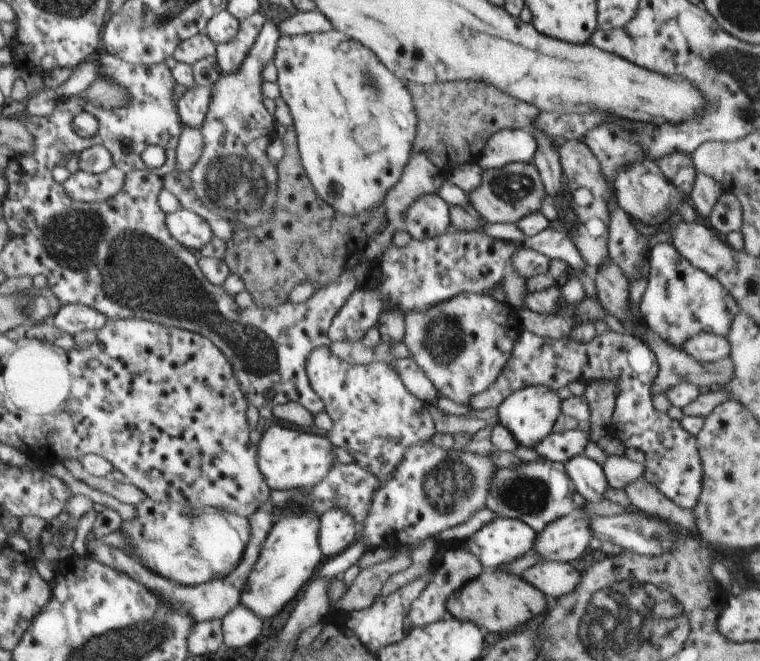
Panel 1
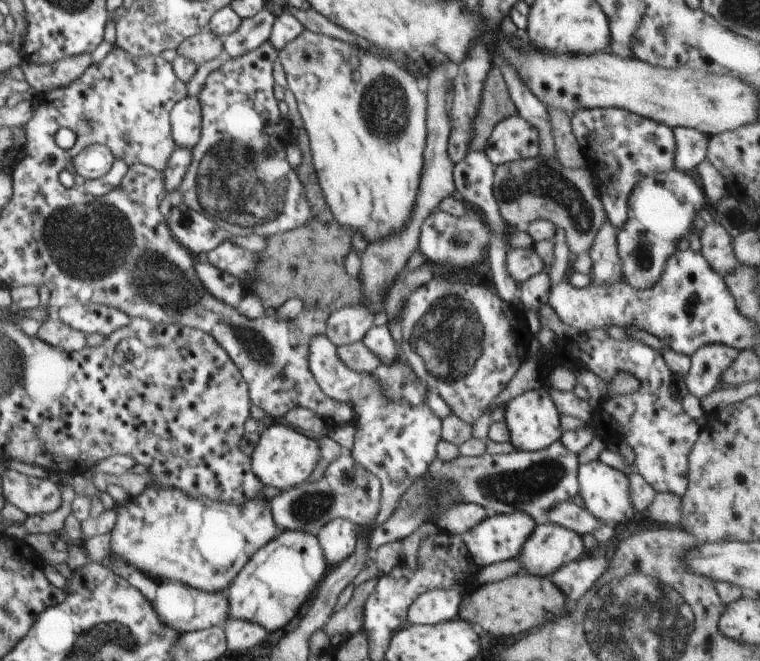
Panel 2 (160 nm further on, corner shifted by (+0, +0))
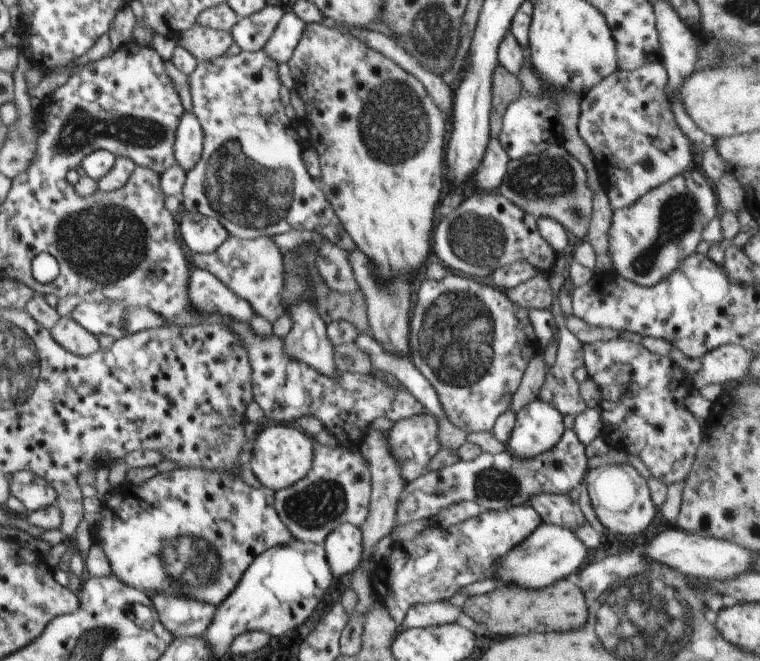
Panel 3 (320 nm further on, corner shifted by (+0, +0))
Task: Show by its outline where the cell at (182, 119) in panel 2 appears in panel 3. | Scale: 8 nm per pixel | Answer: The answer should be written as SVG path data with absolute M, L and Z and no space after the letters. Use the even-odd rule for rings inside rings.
M184 110L174 138L174 157L185 172L192 170L203 150L203 129L192 111Z

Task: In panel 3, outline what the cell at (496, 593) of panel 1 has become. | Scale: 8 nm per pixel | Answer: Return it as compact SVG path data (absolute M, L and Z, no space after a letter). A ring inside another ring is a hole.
M575 579L558 580L547 588L519 588L518 584L502 584L486 595L470 596L463 612L470 621L486 624L490 632L500 636L518 636L531 632L548 633L560 630L578 630L586 624L588 607L584 592L576 586Z

